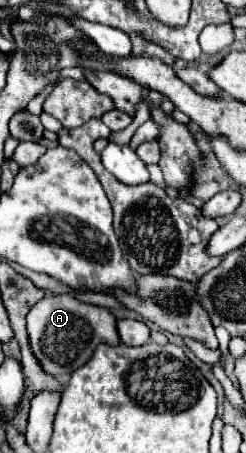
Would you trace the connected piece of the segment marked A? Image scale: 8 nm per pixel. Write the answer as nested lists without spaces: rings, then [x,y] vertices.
[[[46,295],[38,301],[28,313],[28,335],[30,347],[38,357],[44,371],[58,377],[60,381],[68,379],[68,375],[84,365],[100,343],[106,345],[120,345],[120,335],[116,329],[116,317],[96,305],[88,305],[78,301],[74,295]]]

